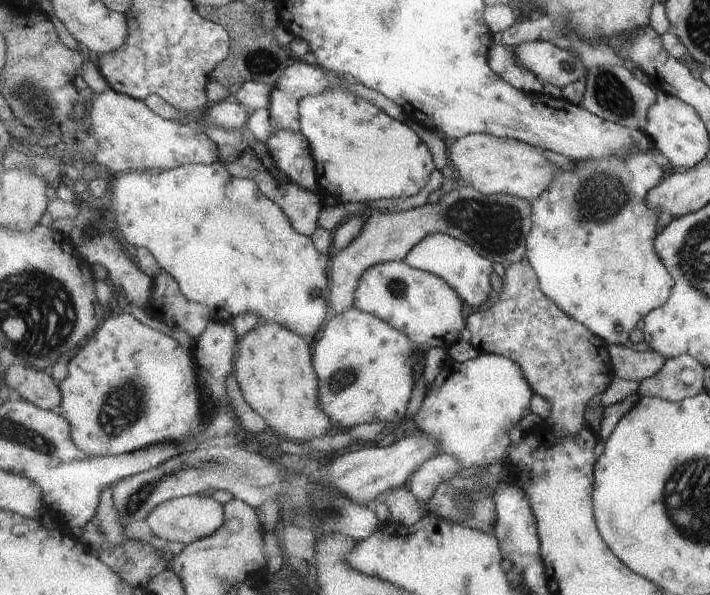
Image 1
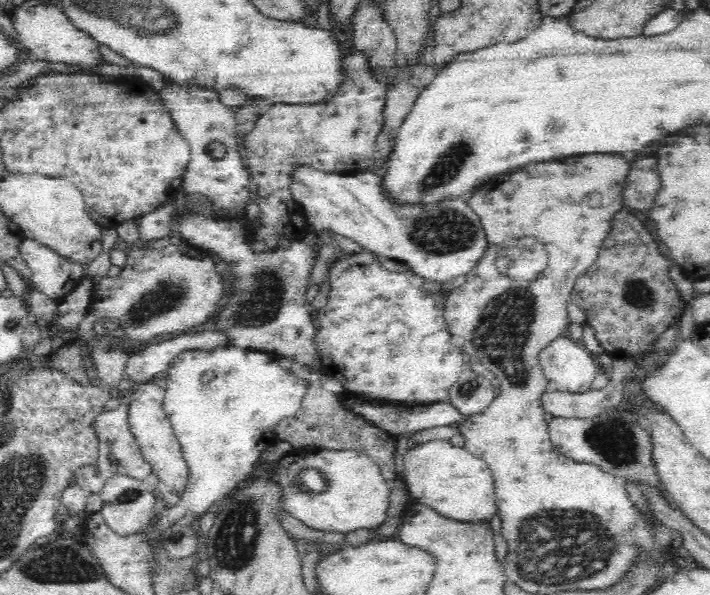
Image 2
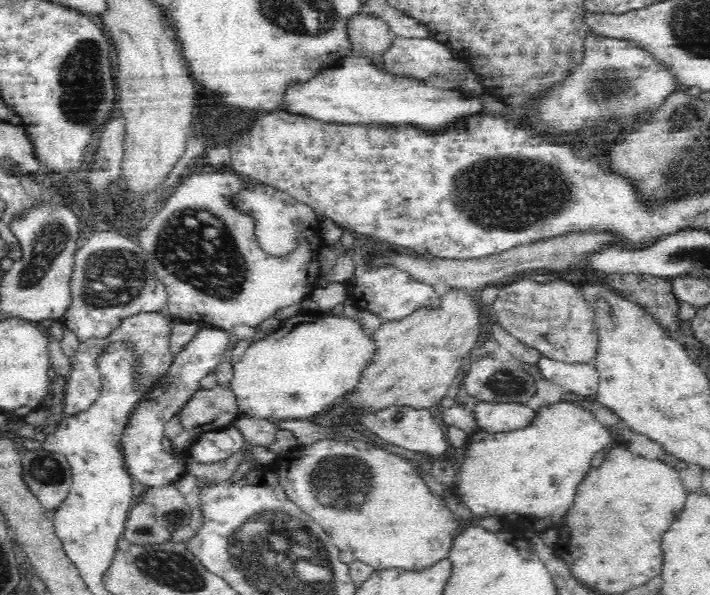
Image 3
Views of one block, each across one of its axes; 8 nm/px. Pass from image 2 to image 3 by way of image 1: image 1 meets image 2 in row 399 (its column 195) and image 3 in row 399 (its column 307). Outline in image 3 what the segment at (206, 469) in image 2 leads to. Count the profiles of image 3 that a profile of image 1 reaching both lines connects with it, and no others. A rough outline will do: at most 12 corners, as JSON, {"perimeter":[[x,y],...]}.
{"perimeter":[[357,319],[284,320],[233,365],[238,417],[310,419],[372,352]]}

